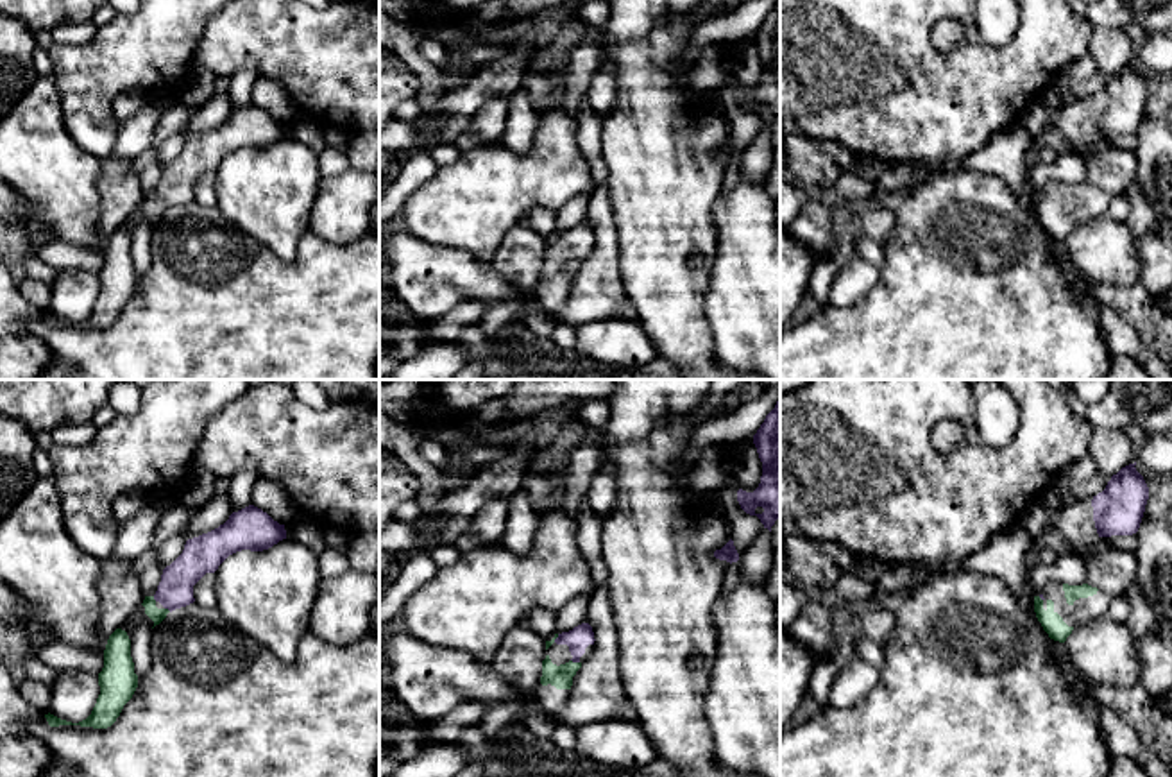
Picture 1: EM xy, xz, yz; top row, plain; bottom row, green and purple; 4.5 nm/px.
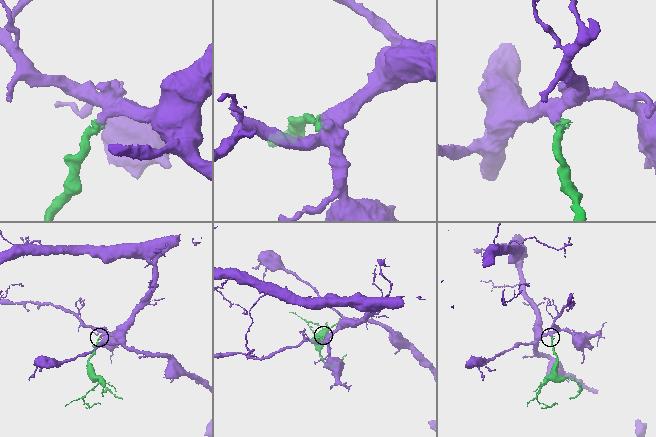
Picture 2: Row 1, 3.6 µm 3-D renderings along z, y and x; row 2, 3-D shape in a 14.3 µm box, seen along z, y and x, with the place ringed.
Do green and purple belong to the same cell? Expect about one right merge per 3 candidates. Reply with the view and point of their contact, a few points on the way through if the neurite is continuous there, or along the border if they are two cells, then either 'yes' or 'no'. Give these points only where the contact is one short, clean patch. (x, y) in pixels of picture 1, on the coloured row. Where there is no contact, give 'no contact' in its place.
xz (575, 663) | across xz (560, 677), (575, 663), (577, 641), (582, 636) | yes

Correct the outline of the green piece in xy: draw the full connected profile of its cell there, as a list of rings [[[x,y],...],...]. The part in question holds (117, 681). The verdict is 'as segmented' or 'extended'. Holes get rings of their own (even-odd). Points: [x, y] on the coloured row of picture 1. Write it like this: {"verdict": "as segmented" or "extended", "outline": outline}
{"verdict": "as segmented", "outline": [[[116,628],[107,639],[104,650],[104,668],[98,673],[98,686],[100,695],[86,720],[72,723],[48,713],[45,714],[48,725],[107,729],[116,722],[123,705],[132,698],[138,687],[138,675],[134,673],[134,662],[131,657],[131,639],[122,628]]]}

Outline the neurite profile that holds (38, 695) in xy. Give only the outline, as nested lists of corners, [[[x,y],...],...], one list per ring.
[[[23,679],[21,682],[18,682],[18,691],[34,709],[38,709],[41,714],[48,714],[52,702],[50,686]]]

